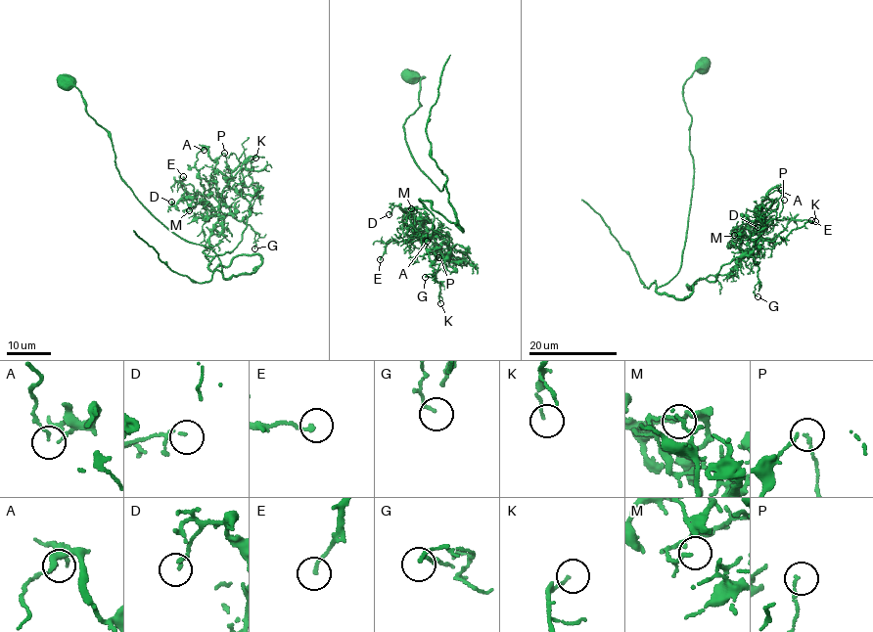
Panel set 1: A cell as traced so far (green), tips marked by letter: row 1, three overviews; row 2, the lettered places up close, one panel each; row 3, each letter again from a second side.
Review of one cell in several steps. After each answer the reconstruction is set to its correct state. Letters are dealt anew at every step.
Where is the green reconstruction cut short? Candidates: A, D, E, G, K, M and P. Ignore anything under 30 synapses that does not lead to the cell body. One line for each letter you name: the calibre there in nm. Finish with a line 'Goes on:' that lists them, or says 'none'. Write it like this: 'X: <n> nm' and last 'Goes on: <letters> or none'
Goes on: none

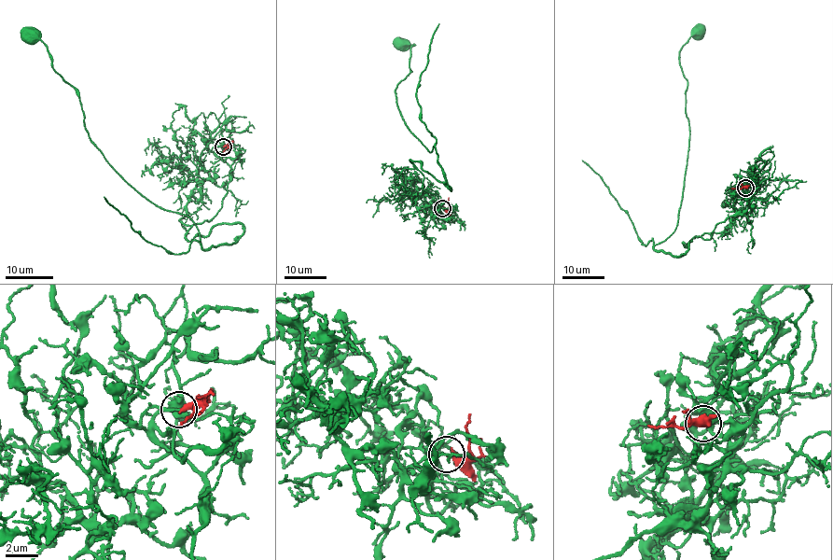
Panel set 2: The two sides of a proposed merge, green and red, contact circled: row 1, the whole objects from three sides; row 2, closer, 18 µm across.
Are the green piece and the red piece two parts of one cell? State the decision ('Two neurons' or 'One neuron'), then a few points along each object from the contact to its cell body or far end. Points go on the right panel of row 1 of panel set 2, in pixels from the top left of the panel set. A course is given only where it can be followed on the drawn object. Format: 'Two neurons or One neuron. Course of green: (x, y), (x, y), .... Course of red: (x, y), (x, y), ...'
One neuron. Course of green: (745, 188), (747, 208), (709, 240), (654, 249), (678, 224), (679, 52), (698, 32). Course of red: (745, 188), (731, 188)

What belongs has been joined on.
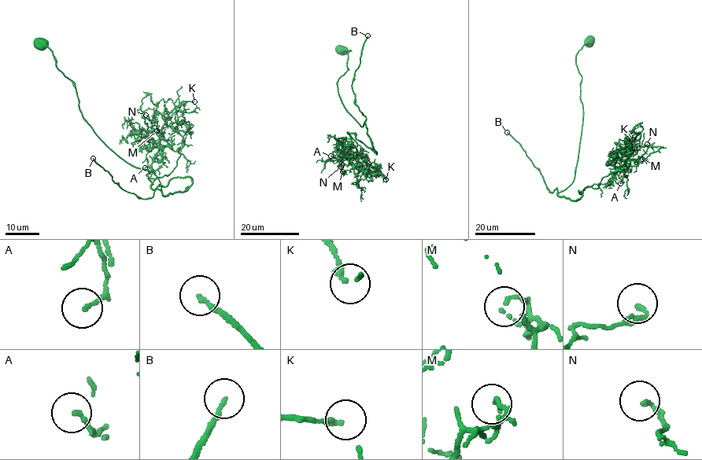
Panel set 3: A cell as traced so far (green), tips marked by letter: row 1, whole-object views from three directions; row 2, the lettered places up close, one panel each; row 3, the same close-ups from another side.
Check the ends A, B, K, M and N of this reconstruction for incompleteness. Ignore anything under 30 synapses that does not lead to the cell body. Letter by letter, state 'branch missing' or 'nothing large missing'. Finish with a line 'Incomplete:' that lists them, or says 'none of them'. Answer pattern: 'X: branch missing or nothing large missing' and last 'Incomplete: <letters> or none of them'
A: nothing large missing
B: branch missing
K: nothing large missing
M: nothing large missing
N: nothing large missing
Incomplete: B

